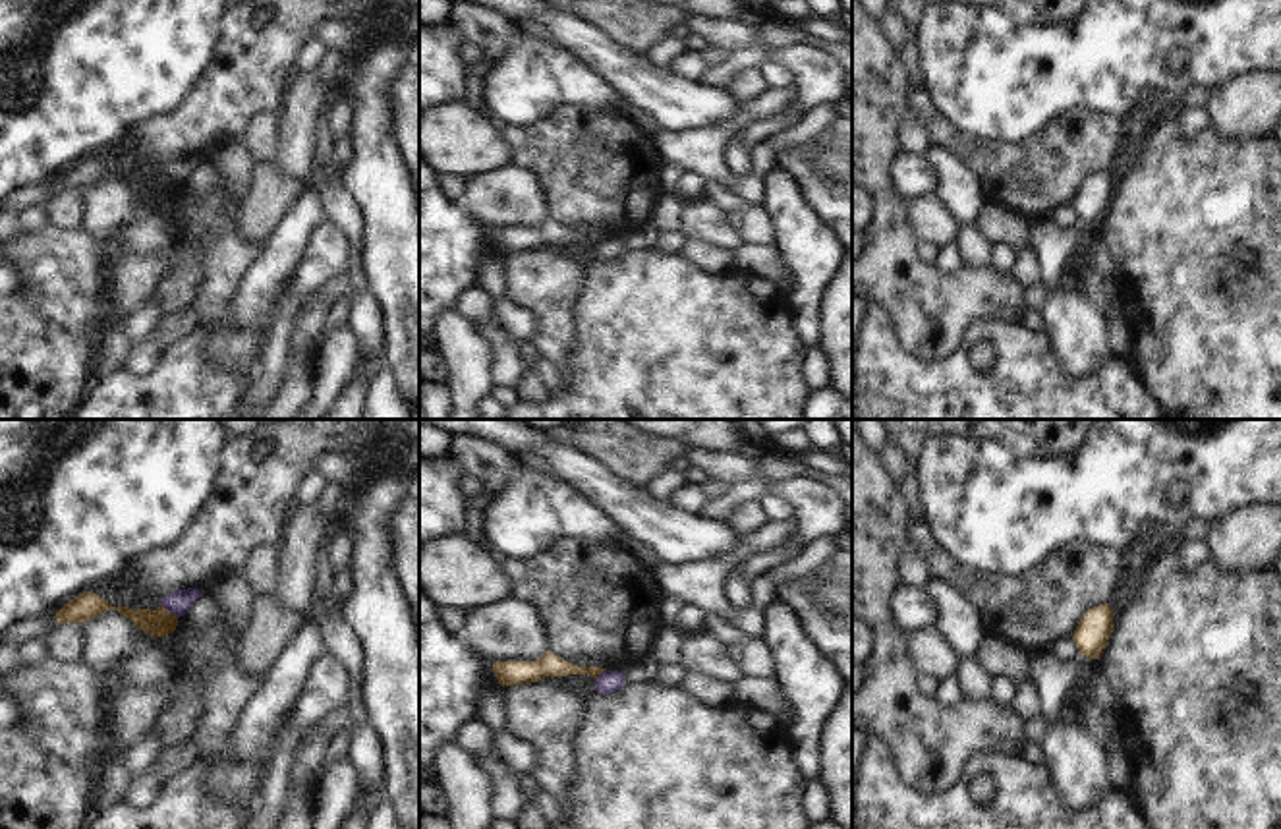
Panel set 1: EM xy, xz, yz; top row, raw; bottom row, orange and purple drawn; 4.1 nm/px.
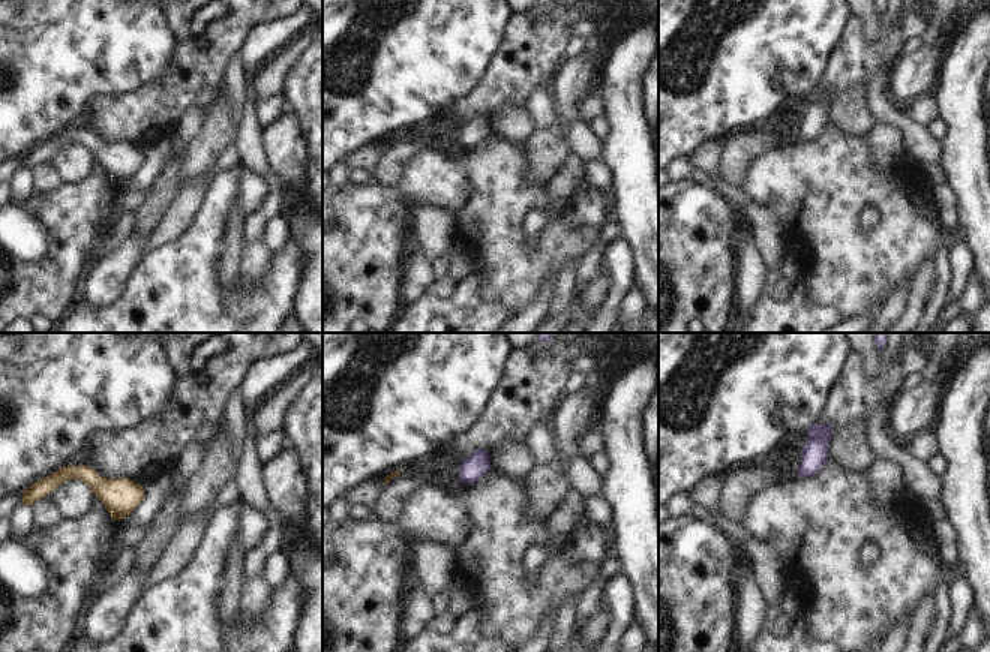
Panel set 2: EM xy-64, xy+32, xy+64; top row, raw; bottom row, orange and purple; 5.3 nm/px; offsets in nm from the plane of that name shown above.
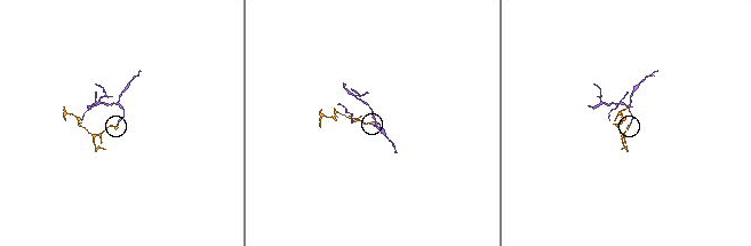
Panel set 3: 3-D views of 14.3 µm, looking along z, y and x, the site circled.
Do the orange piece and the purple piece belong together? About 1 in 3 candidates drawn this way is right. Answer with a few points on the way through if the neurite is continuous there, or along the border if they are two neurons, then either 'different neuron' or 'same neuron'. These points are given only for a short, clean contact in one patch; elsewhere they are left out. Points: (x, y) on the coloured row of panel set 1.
border along xy (161, 603), (178, 617); different neuron

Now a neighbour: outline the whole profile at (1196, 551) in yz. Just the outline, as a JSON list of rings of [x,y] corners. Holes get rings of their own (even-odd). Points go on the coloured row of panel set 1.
[[[1179,539],[1177,553],[1184,562],[1184,566],[1196,568],[1213,555],[1213,547],[1206,539],[1192,539],[1192,541]]]

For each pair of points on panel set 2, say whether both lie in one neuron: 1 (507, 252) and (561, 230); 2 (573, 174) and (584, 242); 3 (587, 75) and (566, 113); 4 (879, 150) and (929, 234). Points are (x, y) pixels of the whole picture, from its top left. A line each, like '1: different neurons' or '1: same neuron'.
1: same neuron
2: different neurons
3: same neuron
4: different neurons

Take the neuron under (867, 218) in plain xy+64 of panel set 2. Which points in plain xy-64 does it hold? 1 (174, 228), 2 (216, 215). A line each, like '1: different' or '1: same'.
1: different
2: same

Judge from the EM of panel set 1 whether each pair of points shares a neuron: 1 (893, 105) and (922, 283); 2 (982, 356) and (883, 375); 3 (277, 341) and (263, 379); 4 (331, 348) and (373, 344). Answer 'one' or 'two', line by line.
1: one
2: two
3: one
4: two

